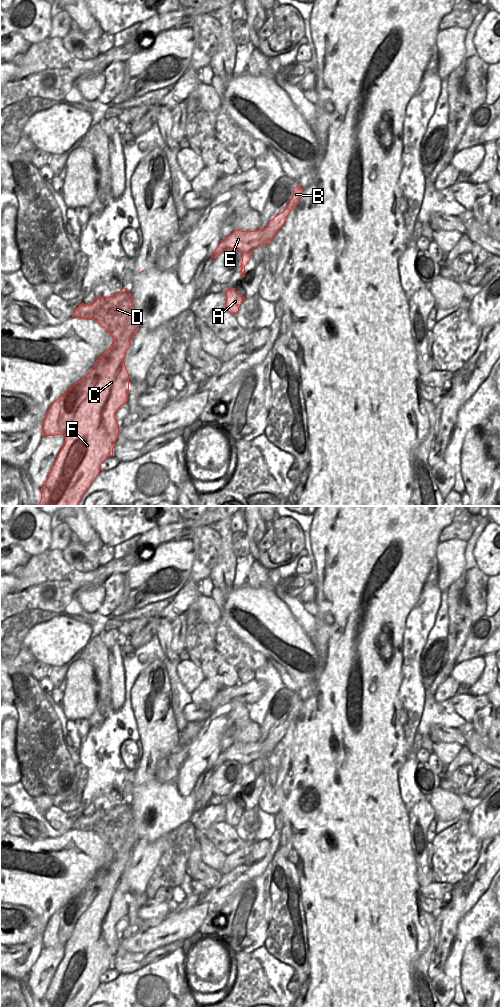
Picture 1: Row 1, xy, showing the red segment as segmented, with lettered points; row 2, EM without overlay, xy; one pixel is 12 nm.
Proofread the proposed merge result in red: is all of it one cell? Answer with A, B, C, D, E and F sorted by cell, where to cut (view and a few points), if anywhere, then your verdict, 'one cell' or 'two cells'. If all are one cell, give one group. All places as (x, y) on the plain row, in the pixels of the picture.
A C D E F / B; cut in xy along (273, 730), (275, 735), (284, 732); two cells

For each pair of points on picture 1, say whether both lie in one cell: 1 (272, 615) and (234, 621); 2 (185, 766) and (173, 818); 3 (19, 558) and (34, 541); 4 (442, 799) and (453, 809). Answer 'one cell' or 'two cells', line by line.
1: one cell
2: one cell
3: two cells
4: one cell

